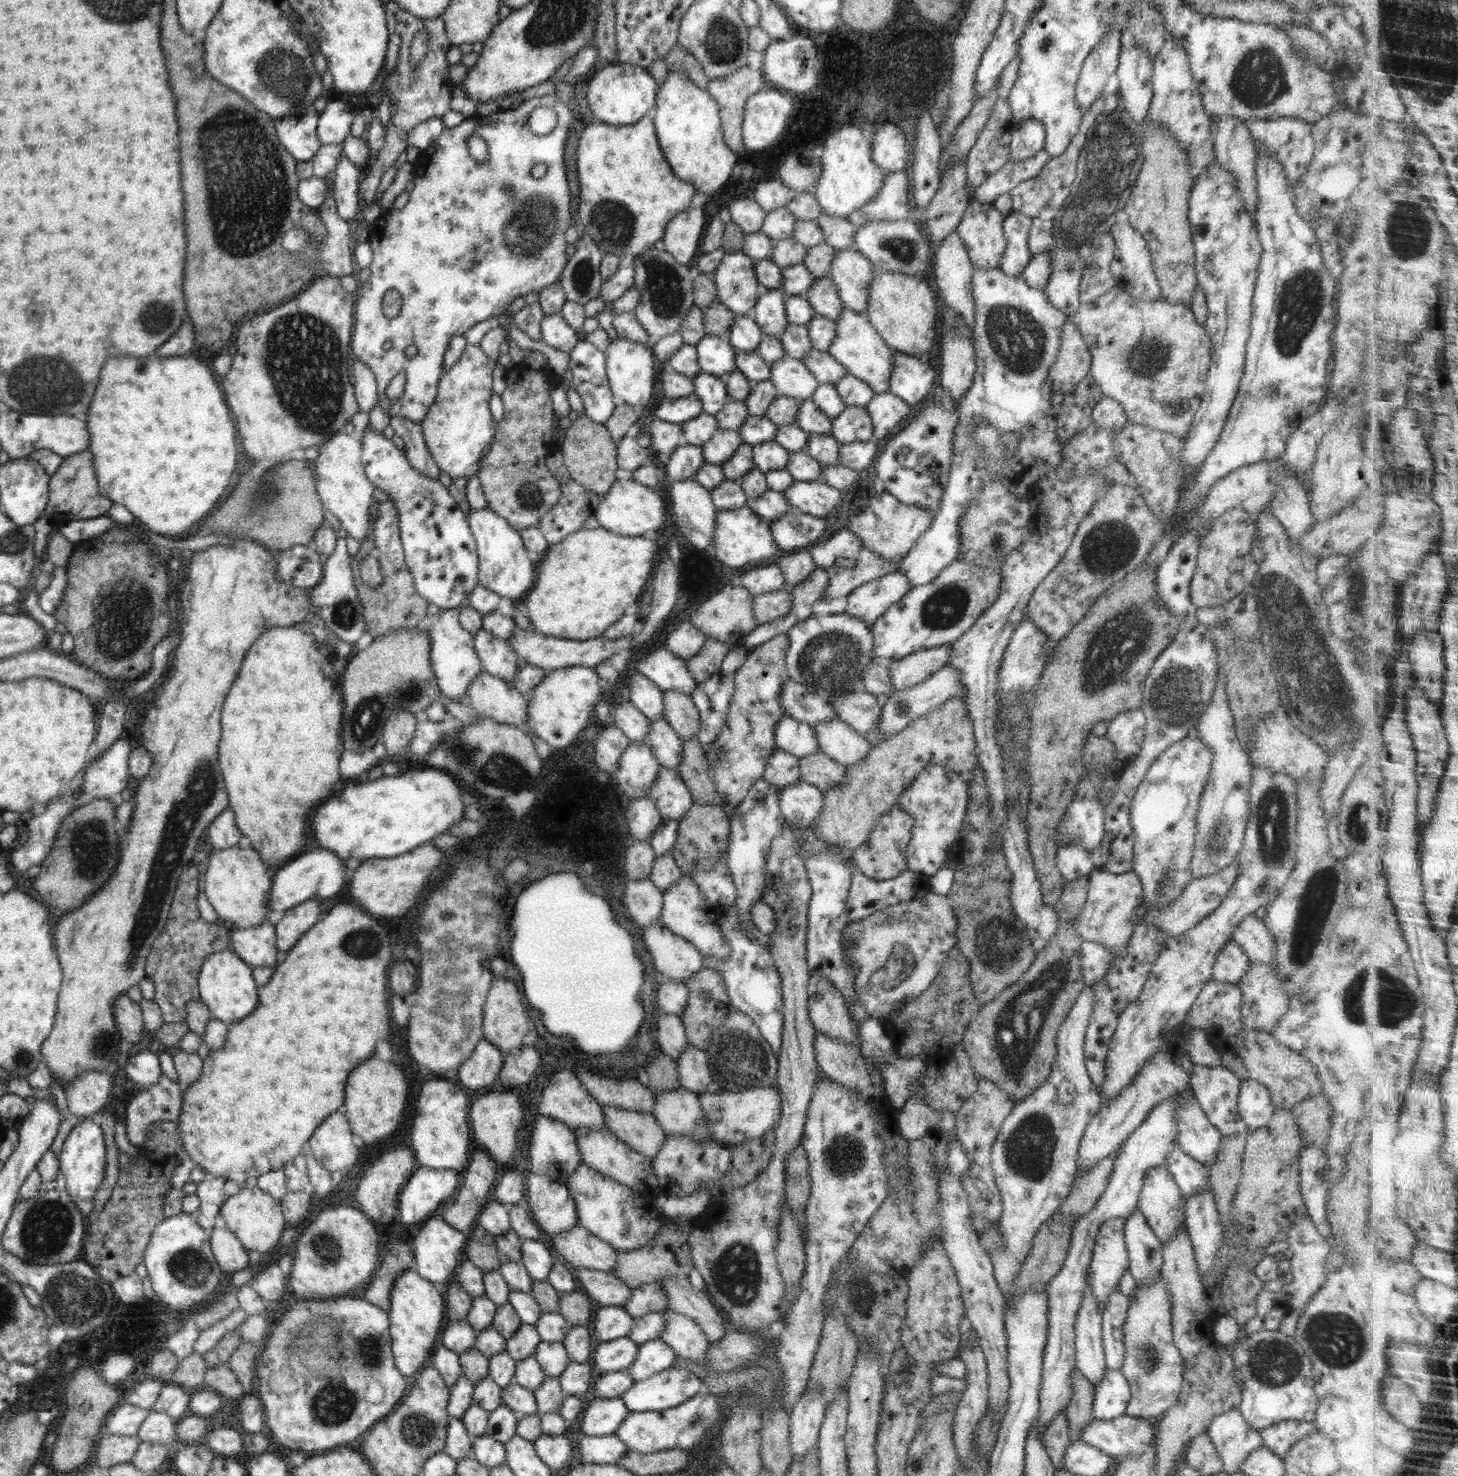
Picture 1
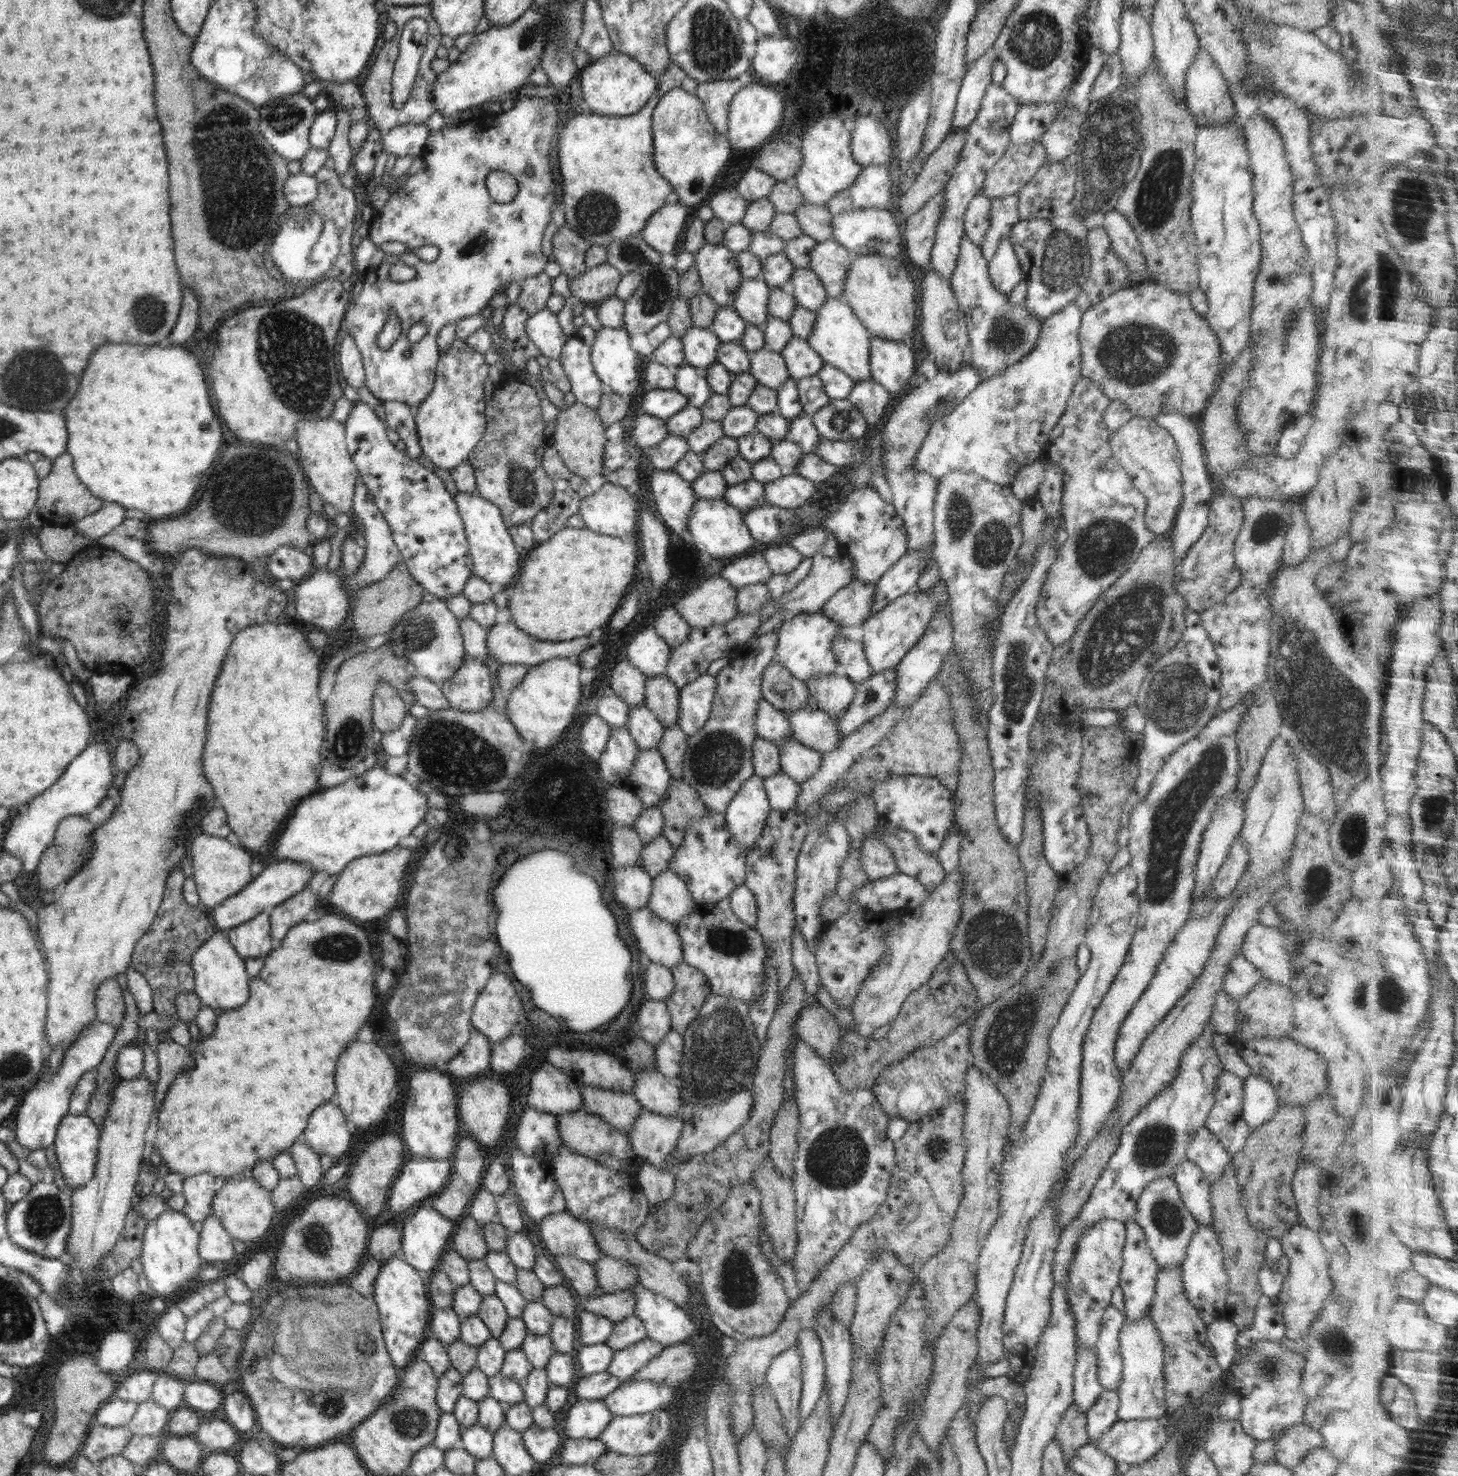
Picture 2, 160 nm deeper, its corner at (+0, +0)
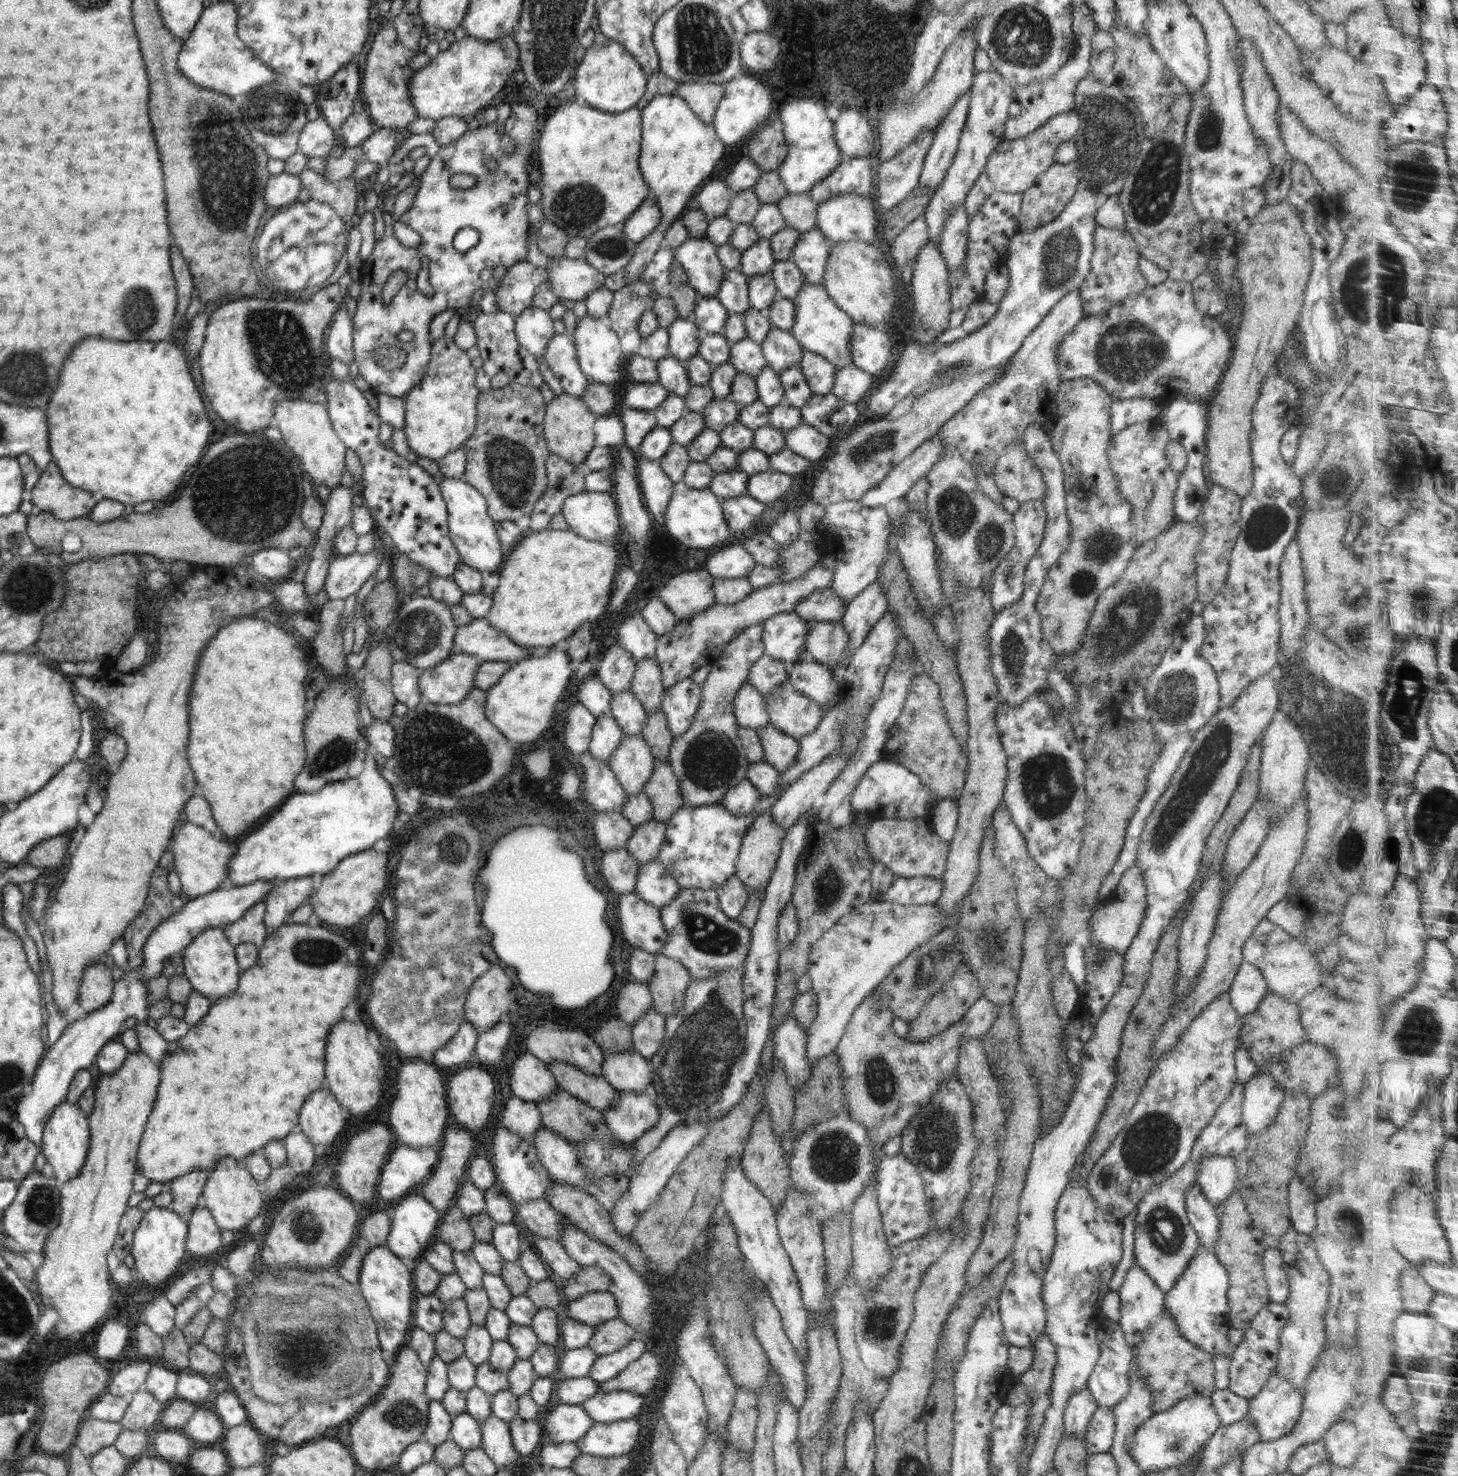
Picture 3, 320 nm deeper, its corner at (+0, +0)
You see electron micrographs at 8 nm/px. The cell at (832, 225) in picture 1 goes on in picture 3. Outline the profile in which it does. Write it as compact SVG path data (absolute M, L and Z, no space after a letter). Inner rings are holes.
M788 193L777 206L787 227L794 228L800 233L818 229L816 213L818 213L819 204L814 203L807 194Z

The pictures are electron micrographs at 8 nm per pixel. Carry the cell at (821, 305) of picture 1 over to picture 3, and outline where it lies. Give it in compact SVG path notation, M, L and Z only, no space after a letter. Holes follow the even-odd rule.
M777 260L771 268L771 277L778 288L778 297L796 300L802 287L807 284L795 262Z

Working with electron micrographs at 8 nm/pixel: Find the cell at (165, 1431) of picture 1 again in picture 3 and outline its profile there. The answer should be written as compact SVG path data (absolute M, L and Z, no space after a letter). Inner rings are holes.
M148 1391L135 1392L128 1399L128 1408L120 1424L124 1429L150 1433L159 1422L164 1404L156 1400Z

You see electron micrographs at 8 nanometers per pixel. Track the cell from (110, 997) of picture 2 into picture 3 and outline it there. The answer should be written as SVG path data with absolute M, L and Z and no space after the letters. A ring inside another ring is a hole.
M104 960L94 961L83 972L79 986L78 1002L84 1010L89 1013L109 1003L114 988L112 969Z

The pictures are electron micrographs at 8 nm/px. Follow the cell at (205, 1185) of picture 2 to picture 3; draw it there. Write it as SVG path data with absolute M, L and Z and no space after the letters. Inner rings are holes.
M200 1168L170 1181L169 1192L174 1197L170 1209L187 1221L189 1214L198 1207L209 1174L210 1171Z

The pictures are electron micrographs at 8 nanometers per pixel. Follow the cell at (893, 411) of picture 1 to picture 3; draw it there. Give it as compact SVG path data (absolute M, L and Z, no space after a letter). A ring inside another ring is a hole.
M854 364L838 367L831 393L836 398L862 406L875 385L872 377Z

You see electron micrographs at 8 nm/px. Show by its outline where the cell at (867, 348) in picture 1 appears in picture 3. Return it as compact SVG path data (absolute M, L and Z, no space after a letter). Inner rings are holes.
M807 283L793 302L796 307L796 315L794 326L790 331L801 347L829 360L836 368L853 364L849 342L854 322L832 301L823 285Z

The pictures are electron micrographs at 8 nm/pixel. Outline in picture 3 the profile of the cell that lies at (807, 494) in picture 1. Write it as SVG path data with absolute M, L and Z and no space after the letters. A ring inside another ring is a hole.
M758 471L749 475L746 492L758 502L771 503L791 489L793 478L780 471Z

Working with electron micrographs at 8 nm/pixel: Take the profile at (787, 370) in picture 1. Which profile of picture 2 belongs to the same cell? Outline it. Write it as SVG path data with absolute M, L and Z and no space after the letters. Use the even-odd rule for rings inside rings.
M762 347L756 352L749 353L750 374L760 384L777 389L791 379L784 357L774 351L766 350Z

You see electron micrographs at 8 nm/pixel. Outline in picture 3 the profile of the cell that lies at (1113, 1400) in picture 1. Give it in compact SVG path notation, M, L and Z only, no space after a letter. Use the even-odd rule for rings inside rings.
M1112 1408L1096 1409L1085 1432L1089 1454L1109 1452L1115 1433L1115 1416Z

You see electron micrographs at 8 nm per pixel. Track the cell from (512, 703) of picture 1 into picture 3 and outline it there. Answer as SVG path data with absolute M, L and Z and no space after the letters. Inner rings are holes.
M450 652L448 657L444 658L438 666L421 670L418 687L420 687L422 697L426 698L426 702L438 705L460 704L468 696L468 691L474 689L474 682L476 682L476 674L480 670L480 664L482 664L482 660L477 657Z

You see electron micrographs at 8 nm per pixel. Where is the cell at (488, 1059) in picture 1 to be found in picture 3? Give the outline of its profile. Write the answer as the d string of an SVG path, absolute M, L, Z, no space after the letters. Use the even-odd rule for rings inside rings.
M462 1021L459 1031L442 1048L434 1051L435 1065L453 1069L461 1064L464 1064L464 1067L476 1064L473 1054L478 1033L474 1025Z

